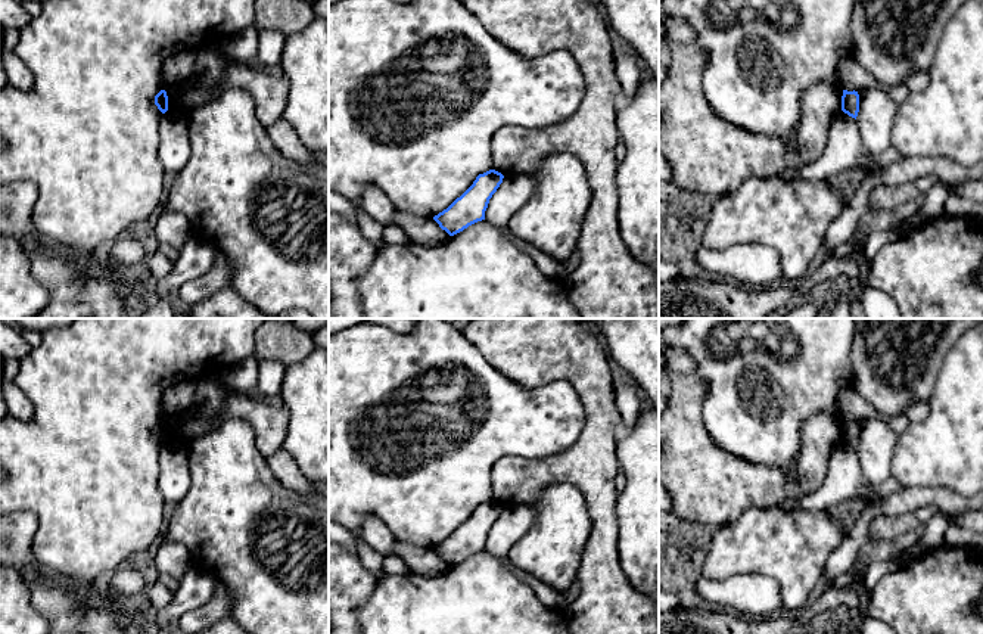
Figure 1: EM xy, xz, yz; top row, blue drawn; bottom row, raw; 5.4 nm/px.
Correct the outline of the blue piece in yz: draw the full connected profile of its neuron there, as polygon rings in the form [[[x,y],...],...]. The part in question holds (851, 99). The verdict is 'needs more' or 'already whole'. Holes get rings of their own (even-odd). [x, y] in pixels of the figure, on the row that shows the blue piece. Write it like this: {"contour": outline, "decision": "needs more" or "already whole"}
{"contour": [[[843,90],[842,96],[842,111],[847,114],[849,116],[855,118],[858,116],[859,112],[859,94],[858,91],[847,91]]], "decision": "already whole"}

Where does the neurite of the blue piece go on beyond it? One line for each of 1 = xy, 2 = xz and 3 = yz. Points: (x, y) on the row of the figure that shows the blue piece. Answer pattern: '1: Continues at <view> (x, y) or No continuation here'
1: No continuation here
2: No continuation here
3: No continuation here

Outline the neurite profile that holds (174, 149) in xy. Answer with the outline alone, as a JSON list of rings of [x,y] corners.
[[[165,112],[159,121],[161,143],[158,158],[165,173],[177,174],[190,159],[190,137],[187,118]]]

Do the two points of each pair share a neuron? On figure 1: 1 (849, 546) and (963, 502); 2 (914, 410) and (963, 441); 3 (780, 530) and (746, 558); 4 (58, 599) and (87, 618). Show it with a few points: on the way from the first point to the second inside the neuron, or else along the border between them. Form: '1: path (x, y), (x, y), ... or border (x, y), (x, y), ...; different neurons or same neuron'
1: path (871, 515), (879, 507), (910, 499), (932, 499); same neuron
2: border (929, 403), (926, 416), (918, 423), (911, 423); different neurons
3: path (771, 538), (762, 541), (755, 549); same neuron
4: path (65, 606), (80, 618); same neuron

